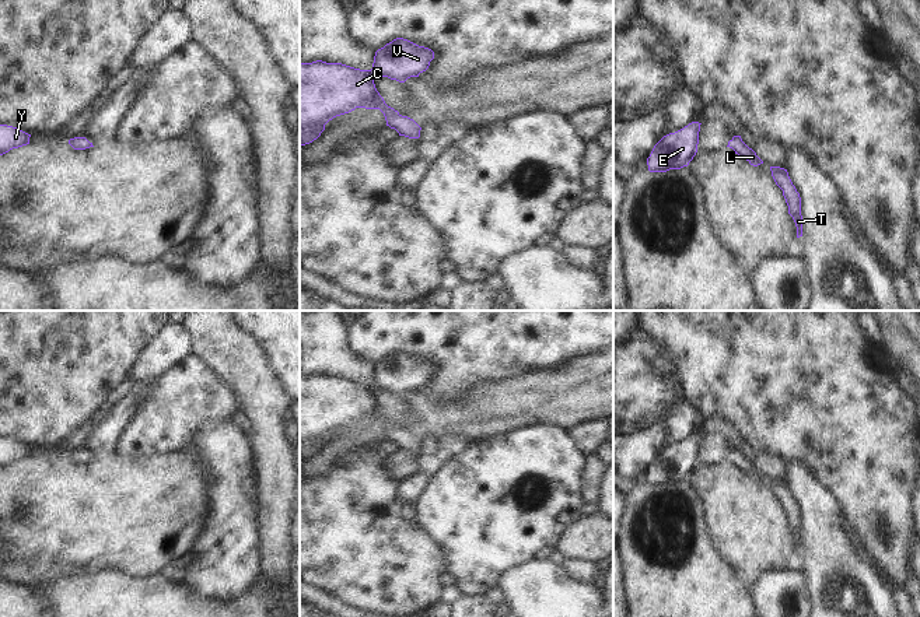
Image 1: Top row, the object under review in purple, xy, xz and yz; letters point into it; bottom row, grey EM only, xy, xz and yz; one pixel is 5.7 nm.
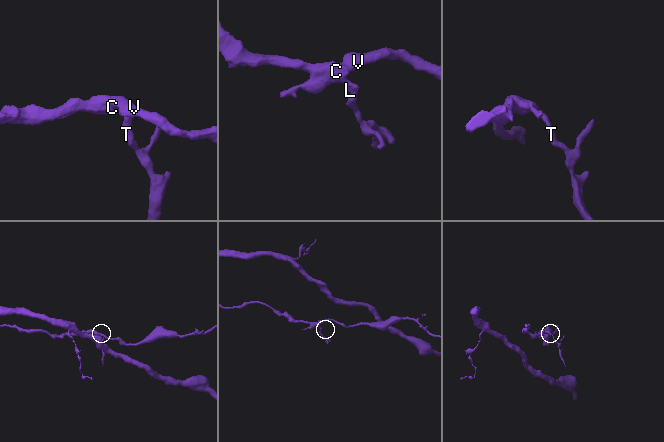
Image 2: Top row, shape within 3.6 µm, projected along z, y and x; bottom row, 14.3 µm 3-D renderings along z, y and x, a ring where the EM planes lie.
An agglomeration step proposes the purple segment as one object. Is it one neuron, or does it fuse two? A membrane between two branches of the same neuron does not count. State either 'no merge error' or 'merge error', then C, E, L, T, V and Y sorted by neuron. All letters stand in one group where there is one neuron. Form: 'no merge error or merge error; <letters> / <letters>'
no merge error; C E L T V Y

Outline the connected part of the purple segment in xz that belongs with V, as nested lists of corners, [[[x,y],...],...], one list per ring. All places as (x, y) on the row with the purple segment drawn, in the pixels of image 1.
[[[396,38],[375,52],[371,70],[322,60],[300,63],[300,147],[316,140],[329,120],[356,108],[379,109],[385,116],[386,126],[395,129],[399,136],[419,139],[421,127],[413,119],[402,116],[385,104],[375,88],[374,78],[382,76],[405,83],[407,78],[419,77],[420,73],[426,71],[433,59],[434,52],[431,49]]]

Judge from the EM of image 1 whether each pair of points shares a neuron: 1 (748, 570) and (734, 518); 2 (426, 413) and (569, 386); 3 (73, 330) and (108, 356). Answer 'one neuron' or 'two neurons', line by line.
1: one neuron
2: one neuron
3: one neuron

